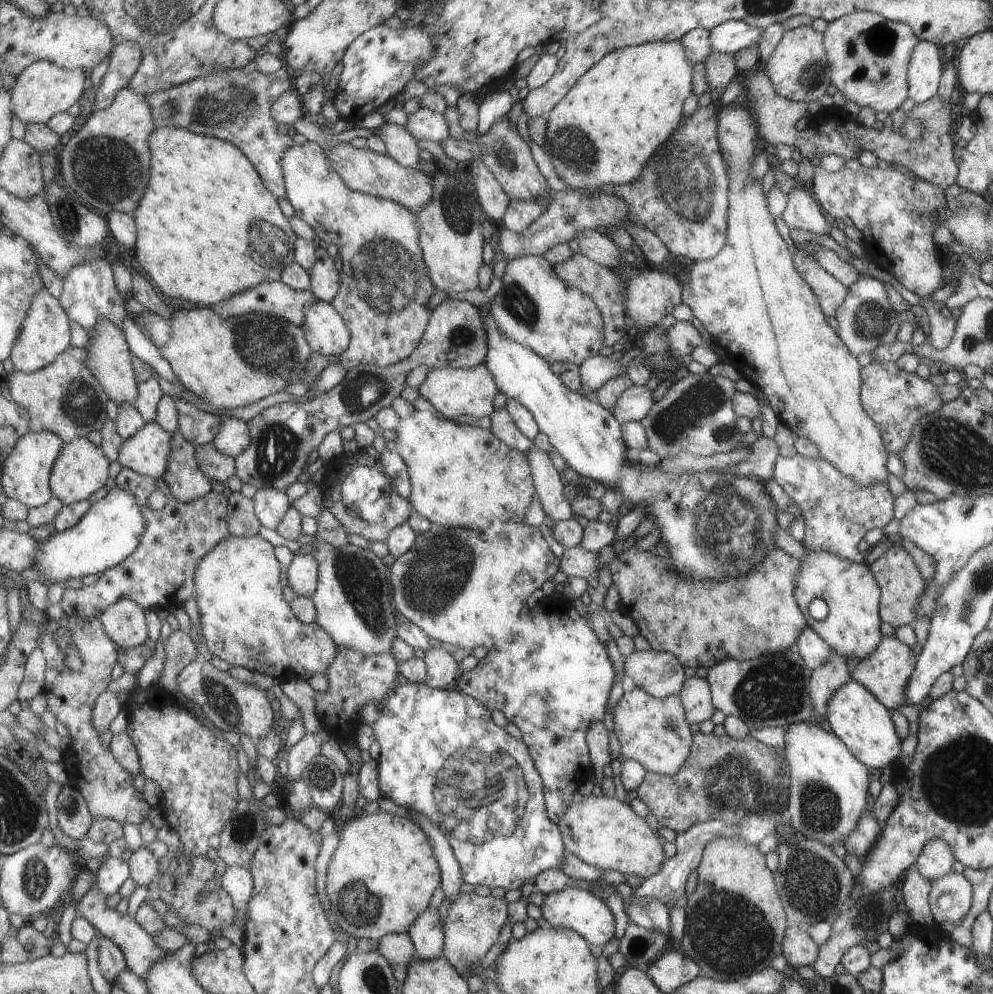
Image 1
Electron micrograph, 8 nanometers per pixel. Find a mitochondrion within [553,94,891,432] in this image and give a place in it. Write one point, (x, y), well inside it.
(687, 183)

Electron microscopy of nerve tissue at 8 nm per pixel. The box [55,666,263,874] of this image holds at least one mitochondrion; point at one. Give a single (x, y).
(220, 701)

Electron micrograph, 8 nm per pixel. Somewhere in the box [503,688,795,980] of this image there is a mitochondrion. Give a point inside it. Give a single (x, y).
(731, 935)

